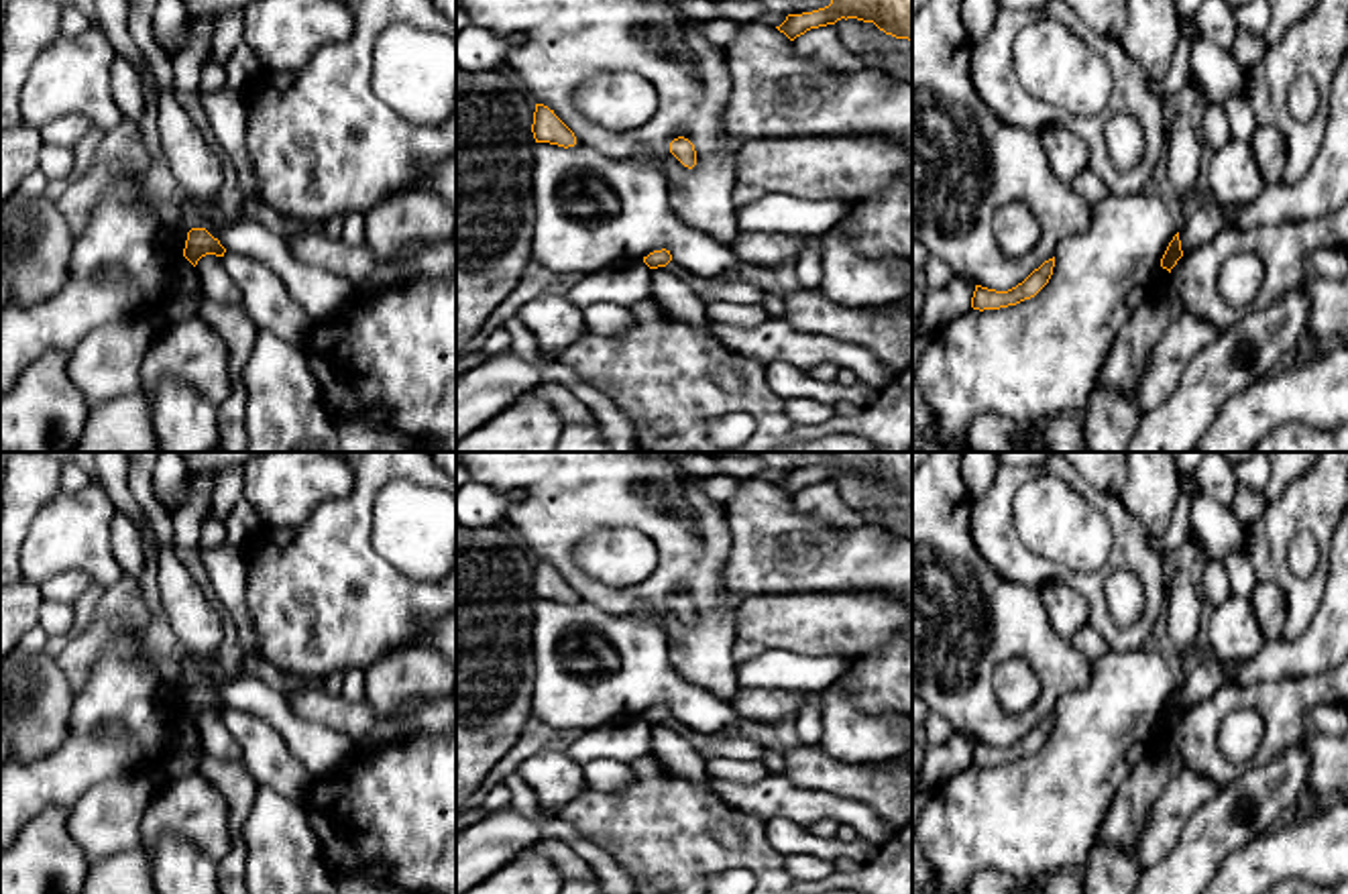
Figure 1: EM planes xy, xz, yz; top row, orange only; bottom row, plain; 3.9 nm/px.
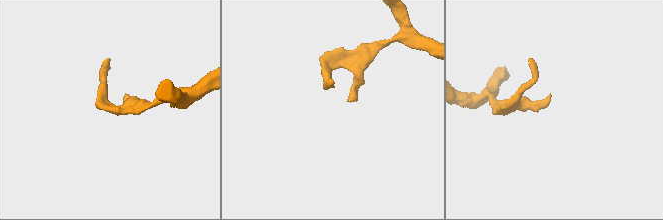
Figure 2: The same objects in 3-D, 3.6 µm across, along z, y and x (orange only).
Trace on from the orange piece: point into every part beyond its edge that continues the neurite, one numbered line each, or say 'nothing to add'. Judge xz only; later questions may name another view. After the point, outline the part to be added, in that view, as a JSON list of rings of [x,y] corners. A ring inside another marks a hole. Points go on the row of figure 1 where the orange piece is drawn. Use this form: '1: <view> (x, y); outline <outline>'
nothing to add

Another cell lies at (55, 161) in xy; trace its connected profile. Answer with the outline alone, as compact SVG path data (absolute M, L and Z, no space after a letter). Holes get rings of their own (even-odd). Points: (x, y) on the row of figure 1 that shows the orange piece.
M43 143L39 153L39 169L49 183L67 183L73 175L73 149Z

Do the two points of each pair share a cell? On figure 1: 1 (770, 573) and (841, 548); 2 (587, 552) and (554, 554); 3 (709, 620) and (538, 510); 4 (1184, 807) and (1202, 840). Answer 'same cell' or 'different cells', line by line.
1: same cell
2: different cells
3: same cell
4: different cells

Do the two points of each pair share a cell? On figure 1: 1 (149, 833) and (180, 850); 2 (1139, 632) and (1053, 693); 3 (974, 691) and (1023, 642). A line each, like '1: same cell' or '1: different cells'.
1: different cells
2: different cells
3: same cell

